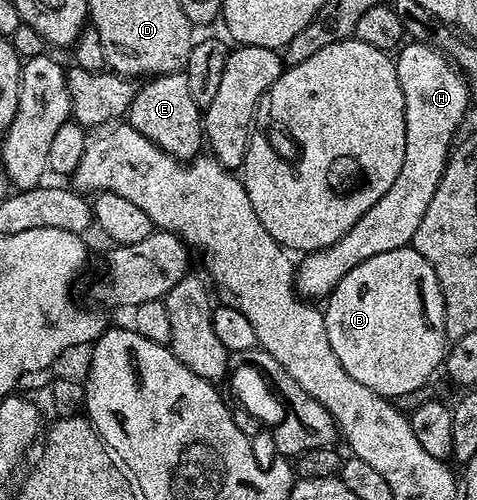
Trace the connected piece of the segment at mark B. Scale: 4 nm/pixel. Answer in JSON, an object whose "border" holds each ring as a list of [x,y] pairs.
{"border":[[[410,246],[392,252],[380,252],[380,256],[372,256],[368,260],[364,260],[364,264],[356,264],[356,268],[352,268],[352,272],[348,272],[348,276],[344,276],[344,280],[340,280],[340,284],[336,284],[330,297],[325,299],[324,313],[328,344],[332,344],[332,352],[336,352],[336,360],[340,360],[340,364],[344,364],[344,372],[348,372],[348,376],[352,376],[352,380],[360,380],[360,384],[364,384],[364,388],[372,388],[372,392],[376,392],[382,398],[399,400],[398,398],[404,397],[405,394],[416,393],[437,370],[440,370],[447,355],[448,339],[444,328],[442,289],[436,280],[436,272],[432,272],[432,264],[428,264],[428,260],[424,260],[424,256],[420,256],[420,252],[416,252]]]}

